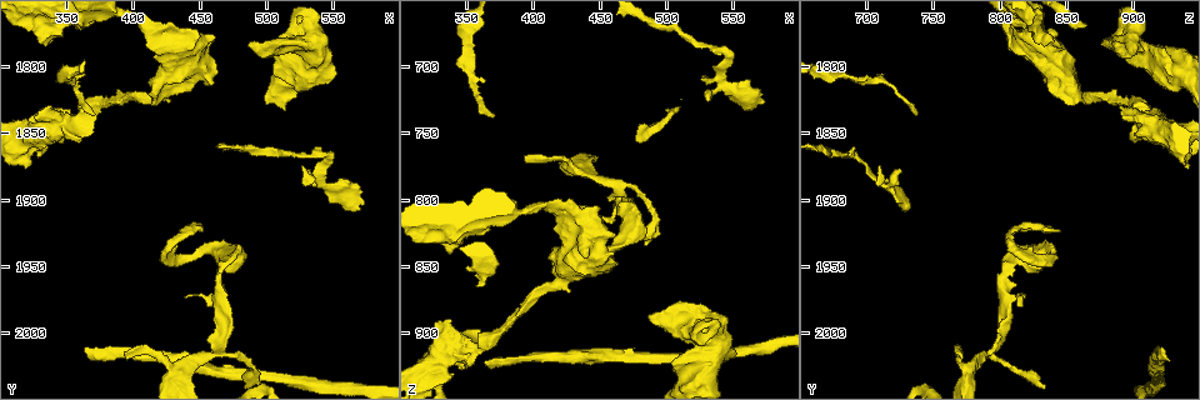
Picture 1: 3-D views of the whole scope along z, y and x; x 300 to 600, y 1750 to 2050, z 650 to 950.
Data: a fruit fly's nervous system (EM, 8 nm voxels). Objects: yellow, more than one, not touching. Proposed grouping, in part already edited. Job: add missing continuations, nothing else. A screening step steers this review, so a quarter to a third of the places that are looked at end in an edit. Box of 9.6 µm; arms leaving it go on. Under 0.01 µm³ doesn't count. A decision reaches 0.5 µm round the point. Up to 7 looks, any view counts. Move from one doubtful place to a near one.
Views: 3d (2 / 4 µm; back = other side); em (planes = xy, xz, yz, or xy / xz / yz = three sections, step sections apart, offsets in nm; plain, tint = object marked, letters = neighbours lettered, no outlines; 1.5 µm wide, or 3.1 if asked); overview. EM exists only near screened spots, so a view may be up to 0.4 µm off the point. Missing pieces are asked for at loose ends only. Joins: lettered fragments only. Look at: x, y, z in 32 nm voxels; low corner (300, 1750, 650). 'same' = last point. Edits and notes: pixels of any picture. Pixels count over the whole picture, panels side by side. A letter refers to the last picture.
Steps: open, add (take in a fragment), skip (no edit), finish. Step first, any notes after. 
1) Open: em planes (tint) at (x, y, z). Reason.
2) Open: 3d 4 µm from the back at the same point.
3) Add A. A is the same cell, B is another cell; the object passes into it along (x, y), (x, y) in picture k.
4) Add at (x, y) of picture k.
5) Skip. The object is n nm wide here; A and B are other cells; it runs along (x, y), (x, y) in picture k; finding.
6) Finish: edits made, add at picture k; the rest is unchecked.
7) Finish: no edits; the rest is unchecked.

Open: 3d 2 µm at (364, 2012, 922).

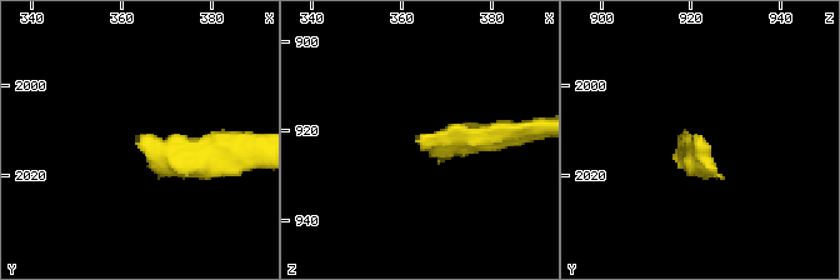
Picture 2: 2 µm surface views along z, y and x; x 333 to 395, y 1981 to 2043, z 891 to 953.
Open: em xy step 8 (tint) at (364, 2012, 921). Shape alone is not enough.

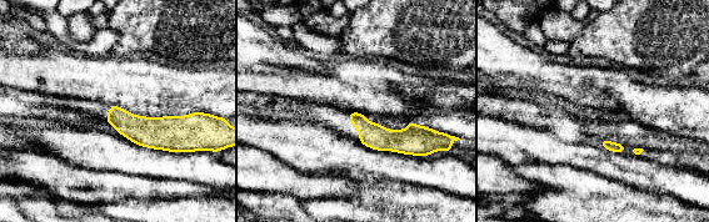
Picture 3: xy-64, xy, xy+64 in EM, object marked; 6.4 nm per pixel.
Open: em planes (letters) at the same point. Cut it another way.

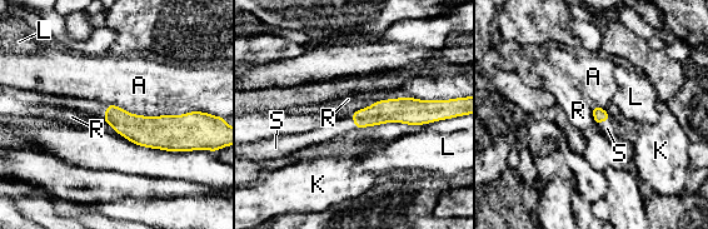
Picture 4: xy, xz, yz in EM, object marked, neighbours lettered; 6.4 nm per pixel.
Add S. S is the same cell, A, K, L and R are other cells; the object passes into it along (138, 129), (104, 114), (96, 109) in picture 4; it goes on there.

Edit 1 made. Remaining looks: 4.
Open: 3d 4 µm at (572, 1904, 728). Branch stops here.

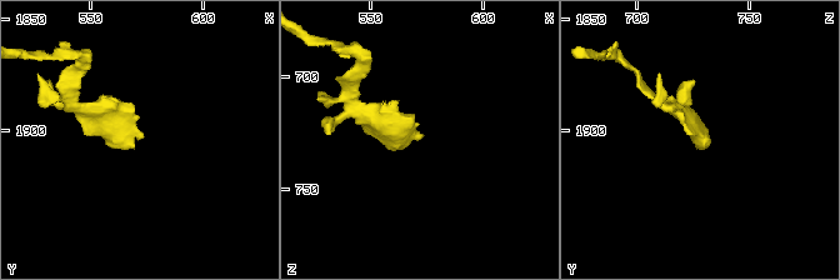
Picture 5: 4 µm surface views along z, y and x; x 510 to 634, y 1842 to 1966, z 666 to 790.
Open: em xz step 4 (letters) at (571, 1905, 728).

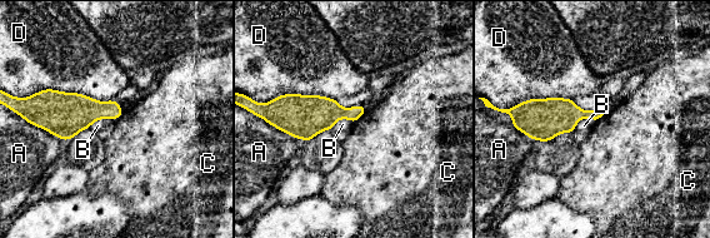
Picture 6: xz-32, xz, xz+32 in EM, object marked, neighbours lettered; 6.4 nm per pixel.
Open: em planes (letters) at the same point. Another direction.

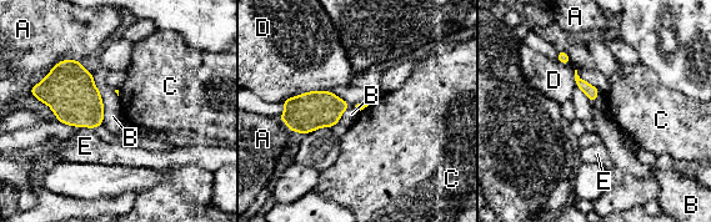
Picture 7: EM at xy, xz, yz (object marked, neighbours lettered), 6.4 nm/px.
Skip. A, B, C, D and E are other cells; a border runs along (93, 74), (103, 101), (103, 124) in picture 7; none of them fits.

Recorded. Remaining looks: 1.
Finish: edits made, add at picture 4; the rest is unchecked.

